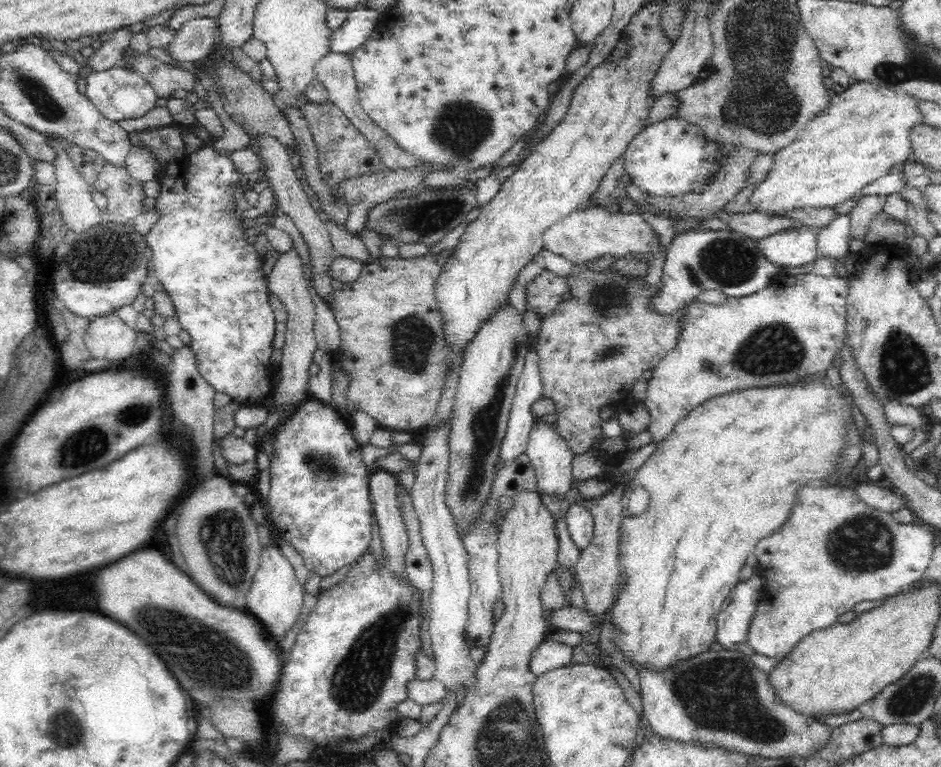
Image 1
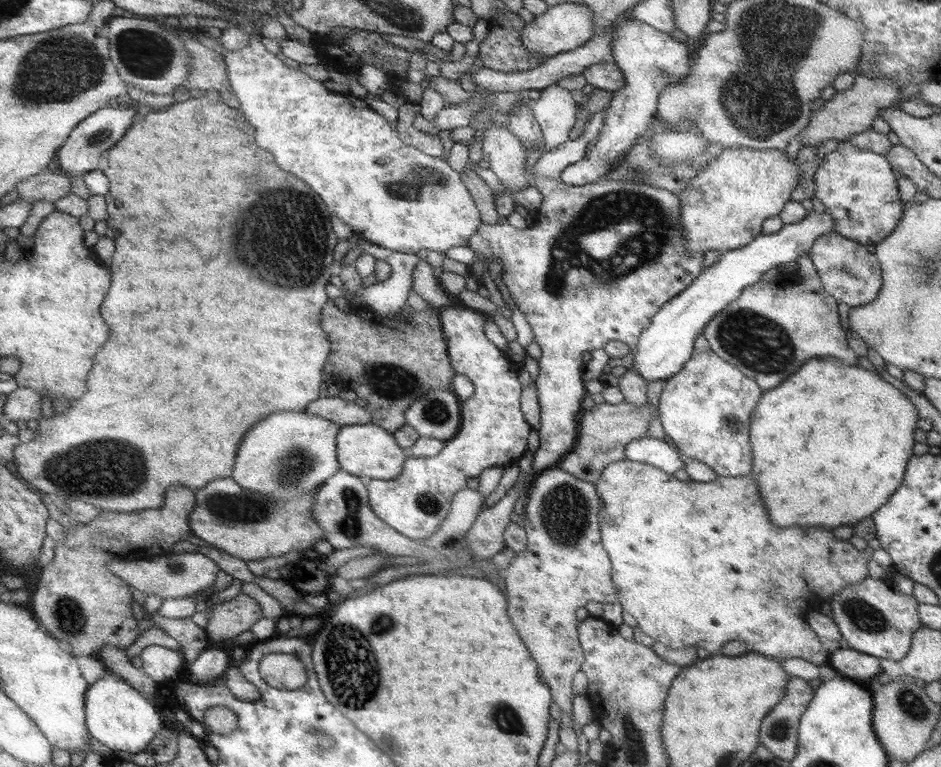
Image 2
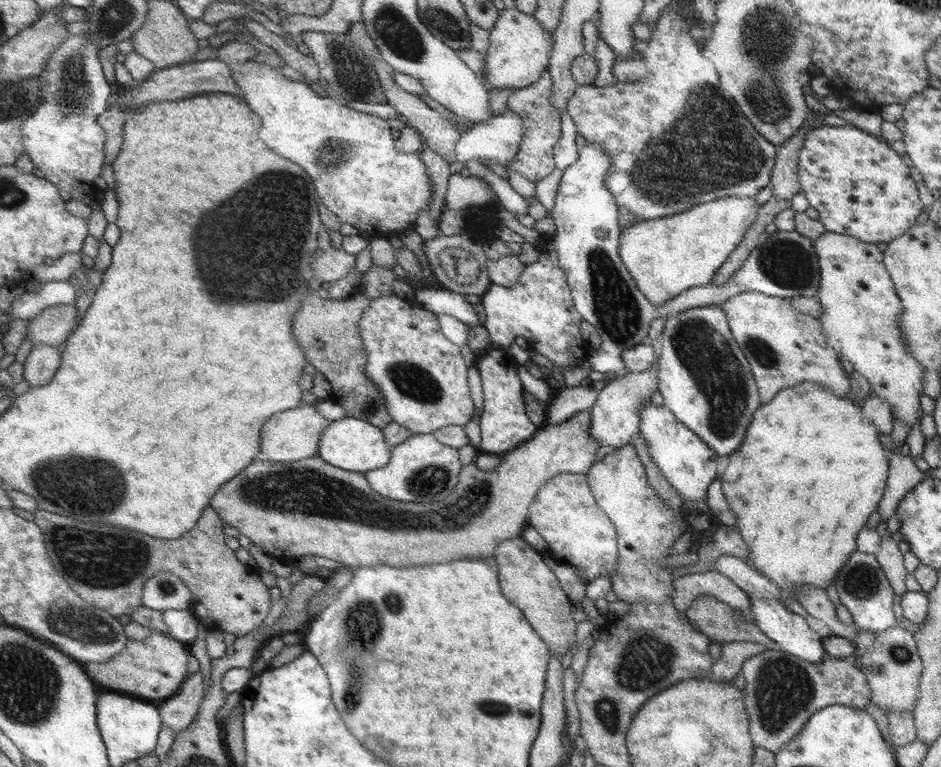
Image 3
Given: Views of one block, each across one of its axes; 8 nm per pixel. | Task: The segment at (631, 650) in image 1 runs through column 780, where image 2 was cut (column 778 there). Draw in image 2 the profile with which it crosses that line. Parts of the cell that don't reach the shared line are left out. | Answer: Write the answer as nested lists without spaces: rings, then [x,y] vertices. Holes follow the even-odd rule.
[[[830,356],[807,359],[802,366],[779,384],[779,388],[764,391],[762,398],[758,400],[750,416],[750,449],[753,450],[753,467],[750,476],[755,484],[759,484],[759,492],[763,492],[763,504],[767,504],[767,514],[771,520],[775,520],[775,526],[793,526],[793,524],[807,524],[807,526],[823,526],[834,529],[841,524],[849,526],[861,521],[865,516],[873,515],[878,508],[885,505],[899,490],[902,479],[905,478],[906,465],[910,461],[911,450],[913,450],[913,434],[915,434],[915,424],[920,420],[917,409],[913,403],[898,389],[885,382],[879,375],[863,369],[858,364],[845,364],[839,359]]]

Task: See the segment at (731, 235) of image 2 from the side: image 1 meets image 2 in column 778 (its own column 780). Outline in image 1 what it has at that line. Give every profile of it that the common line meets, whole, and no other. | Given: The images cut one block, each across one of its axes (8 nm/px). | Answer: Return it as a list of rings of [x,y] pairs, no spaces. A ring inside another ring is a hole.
[[[869,81],[853,82],[844,92],[829,99],[828,108],[806,124],[796,140],[773,154],[773,163],[766,178],[758,184],[749,202],[759,213],[782,214],[794,208],[833,208],[853,199],[861,188],[888,174],[896,165],[912,160],[910,129],[924,125],[919,101],[905,93],[880,88]]]

